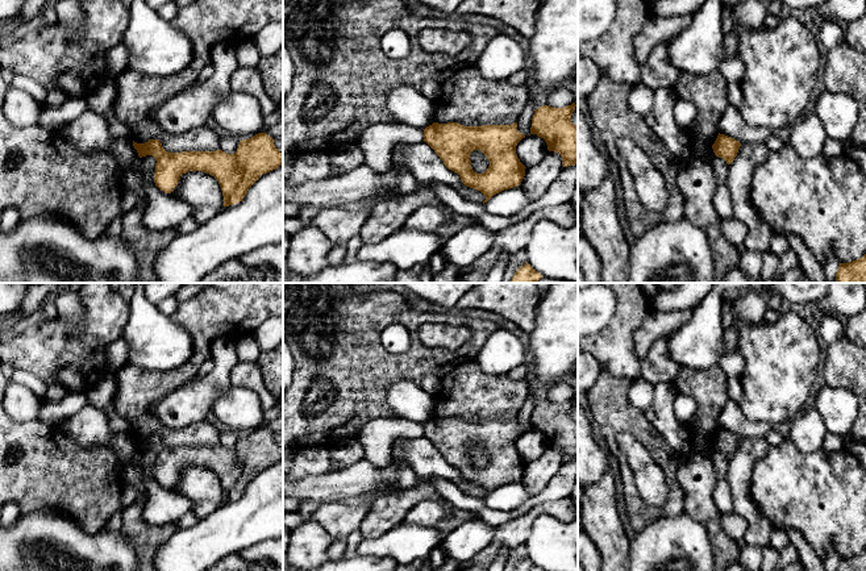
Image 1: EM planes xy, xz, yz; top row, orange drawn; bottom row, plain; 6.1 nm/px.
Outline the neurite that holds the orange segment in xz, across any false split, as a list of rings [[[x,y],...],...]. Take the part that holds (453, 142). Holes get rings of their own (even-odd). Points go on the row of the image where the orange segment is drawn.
[[[433,122],[424,129],[424,142],[449,170],[459,175],[466,187],[486,196],[483,204],[494,195],[521,184],[526,167],[517,158],[516,146],[522,138],[525,136],[517,130],[517,122],[482,126]],[[474,150],[480,150],[490,161],[483,174],[471,167],[470,154]]]

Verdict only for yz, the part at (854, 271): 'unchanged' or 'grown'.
unchanged

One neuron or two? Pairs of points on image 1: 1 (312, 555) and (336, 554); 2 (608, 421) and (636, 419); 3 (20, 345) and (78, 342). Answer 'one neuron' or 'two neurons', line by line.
1: two neurons
2: one neuron
3: one neuron

